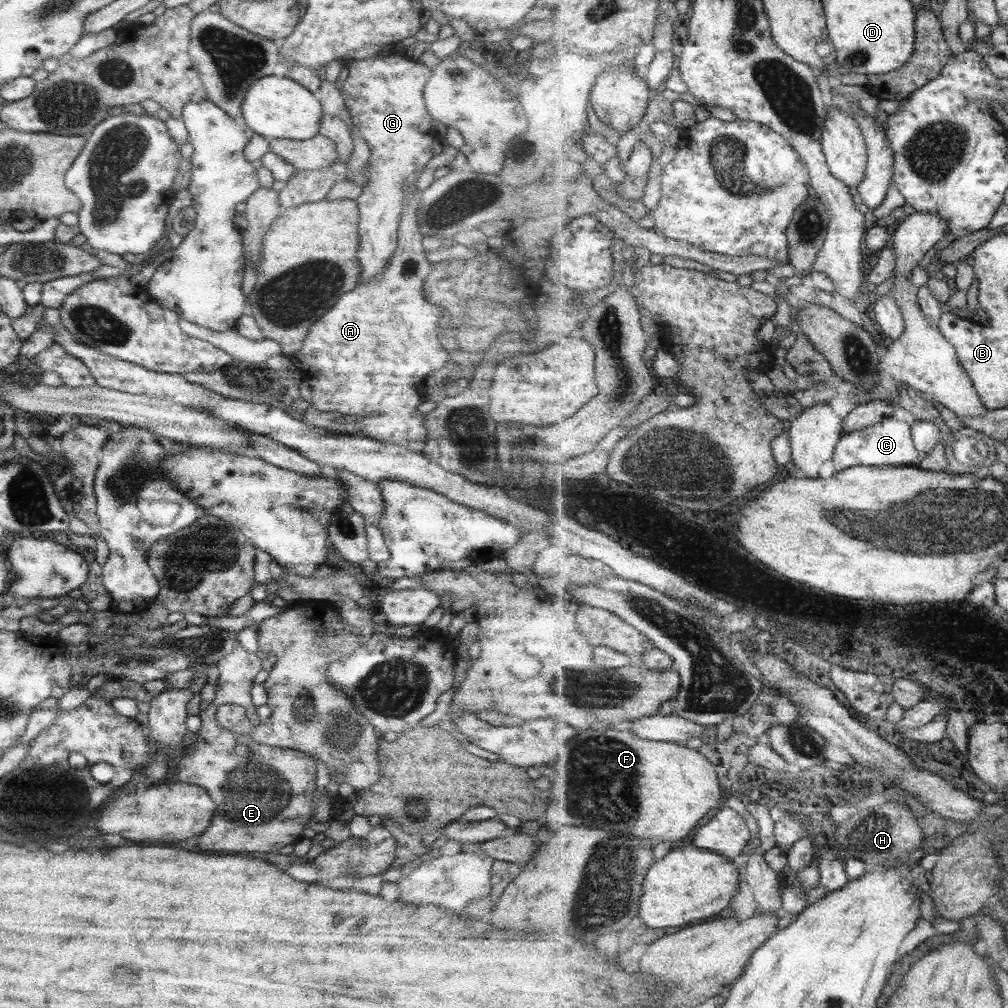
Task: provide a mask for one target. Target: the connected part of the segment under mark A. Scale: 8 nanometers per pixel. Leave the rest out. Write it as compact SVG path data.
M414 185L406 188L406 198L401 209L399 223L396 231L396 250L394 254L391 254L389 262L385 264L385 270L379 273L379 276L373 277L373 282L367 282L363 286L355 286L353 290L341 294L339 300L331 306L329 310L321 315L309 328L306 330L304 339L302 340L301 346L289 357L291 363L295 366L295 369L299 371L301 380L305 381L305 384L309 386L311 394L311 406L317 410L317 412L330 412L342 414L343 416L349 416L356 420L356 431L355 434L363 436L365 438L371 438L371 440L378 440L385 444L393 444L412 450L413 452L419 453L420 450L428 445L426 438L426 428L424 425L425 417L417 411L417 405L421 404L424 400L425 386L424 381L426 377L433 374L434 371L442 369L443 365L447 361L451 361L452 355L450 355L437 340L438 333L438 320L442 316L441 308L437 305L430 304L427 300L423 299L422 284L424 277L429 274L431 264L425 259L423 246L421 245L421 232L417 229L417 216L416 208L418 207L419 191L415 189Z

